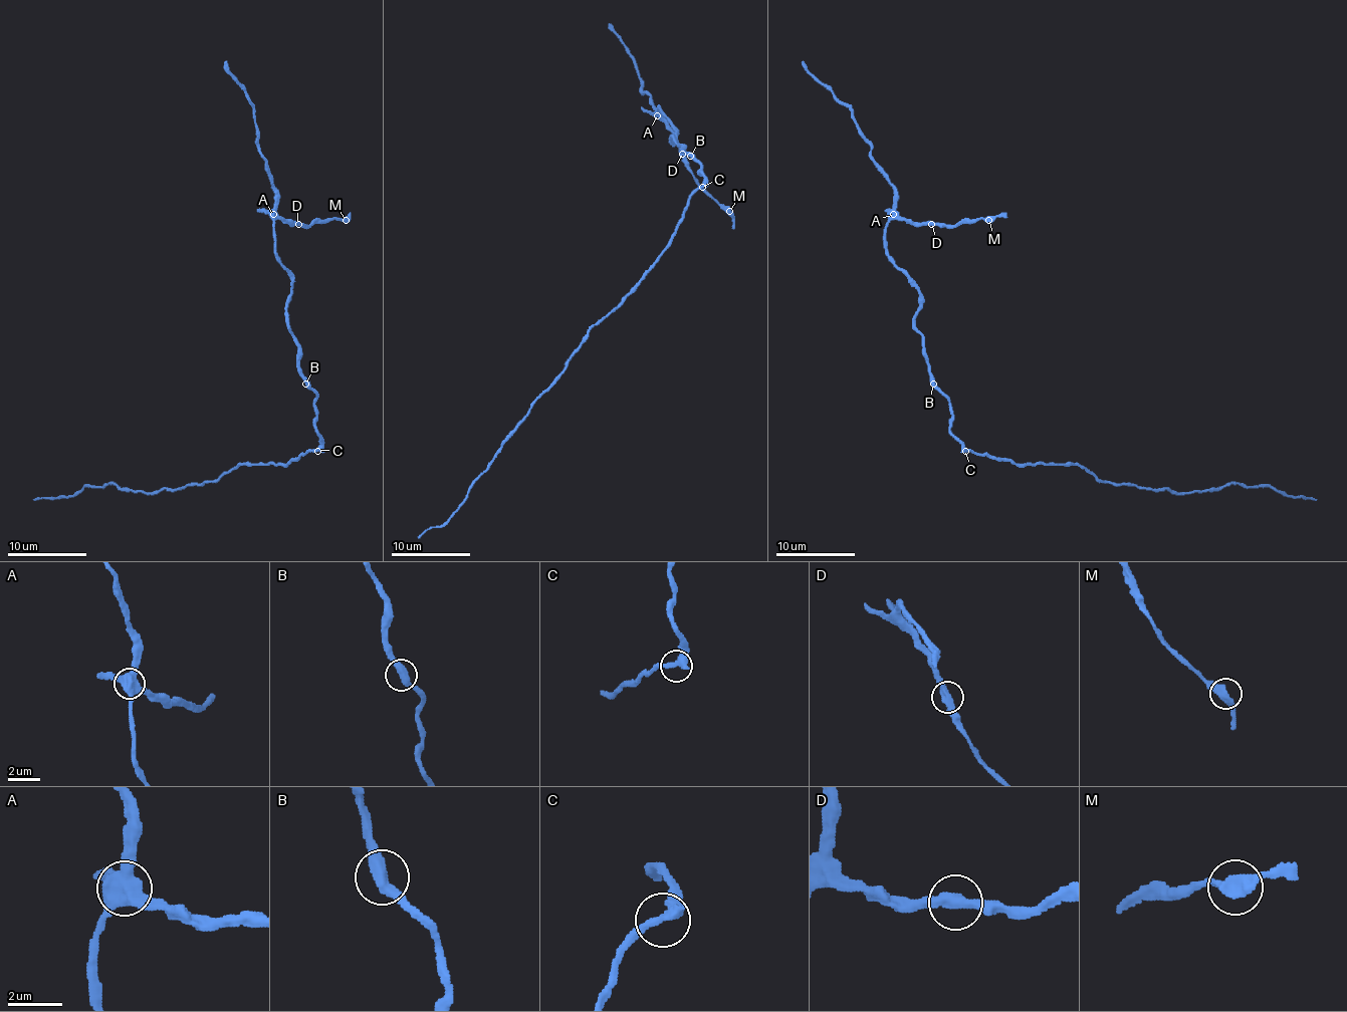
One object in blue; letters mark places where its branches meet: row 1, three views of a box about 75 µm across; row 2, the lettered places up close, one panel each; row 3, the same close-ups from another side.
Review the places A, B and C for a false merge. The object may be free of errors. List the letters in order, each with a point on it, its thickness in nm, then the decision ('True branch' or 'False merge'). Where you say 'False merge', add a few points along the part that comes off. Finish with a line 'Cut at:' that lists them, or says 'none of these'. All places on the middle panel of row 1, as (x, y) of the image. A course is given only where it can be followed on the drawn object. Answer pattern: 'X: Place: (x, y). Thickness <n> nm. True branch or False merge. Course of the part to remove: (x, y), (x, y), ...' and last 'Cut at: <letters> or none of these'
A: Place: (657, 115). Thickness 600 nm. False merge. Course of the part to remove: (657, 115), (672, 134), (682, 162), (694, 179), (727, 215), (733, 228)
B: Place: (690, 156). Thickness 440 nm. True branch
C: Place: (702, 187). Thickness 360 nm. True branch
Cut at: A

